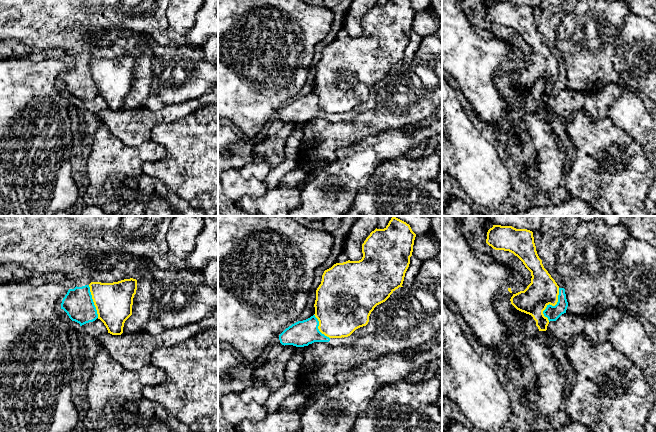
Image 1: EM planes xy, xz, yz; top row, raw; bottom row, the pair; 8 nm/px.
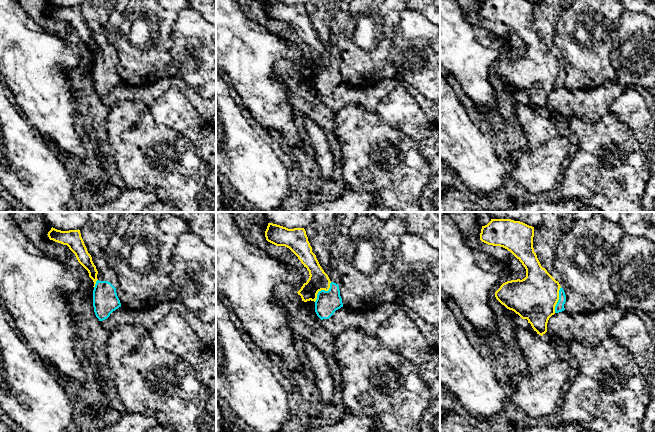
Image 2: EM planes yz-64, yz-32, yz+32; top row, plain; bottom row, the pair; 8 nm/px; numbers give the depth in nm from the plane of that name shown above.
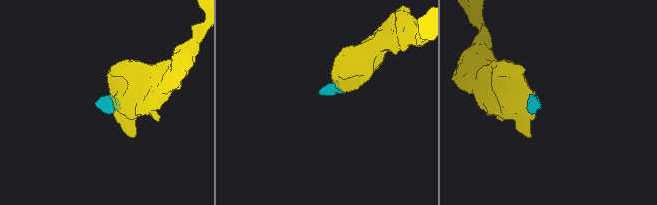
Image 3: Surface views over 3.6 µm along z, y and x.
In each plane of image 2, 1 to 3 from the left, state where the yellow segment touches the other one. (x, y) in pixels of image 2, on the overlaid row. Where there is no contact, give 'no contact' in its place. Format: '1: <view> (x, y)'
1: yz-64 (96, 283)
2: yz-32 (322, 290)
3: yz+32 (558, 300)

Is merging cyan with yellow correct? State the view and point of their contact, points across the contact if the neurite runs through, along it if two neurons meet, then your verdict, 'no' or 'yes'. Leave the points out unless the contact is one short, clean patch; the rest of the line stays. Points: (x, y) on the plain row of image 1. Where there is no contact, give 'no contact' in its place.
yz (551, 81) | along yz (559, 64), (557, 78), (543, 87), (548, 97) | no

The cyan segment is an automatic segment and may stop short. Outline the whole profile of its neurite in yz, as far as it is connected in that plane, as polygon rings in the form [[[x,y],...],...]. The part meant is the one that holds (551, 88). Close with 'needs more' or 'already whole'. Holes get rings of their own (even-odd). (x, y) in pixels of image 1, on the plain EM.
[[[542,0],[533,7],[534,19],[539,34],[544,44],[559,62],[558,78],[555,82],[547,81],[543,87],[545,93],[550,97],[556,97],[562,90],[566,89],[568,78],[566,75],[563,54],[556,47],[556,29],[562,18],[571,13],[579,0]]]; needs more

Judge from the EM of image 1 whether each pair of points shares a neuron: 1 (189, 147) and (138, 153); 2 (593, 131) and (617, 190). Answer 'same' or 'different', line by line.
1: different
2: same

